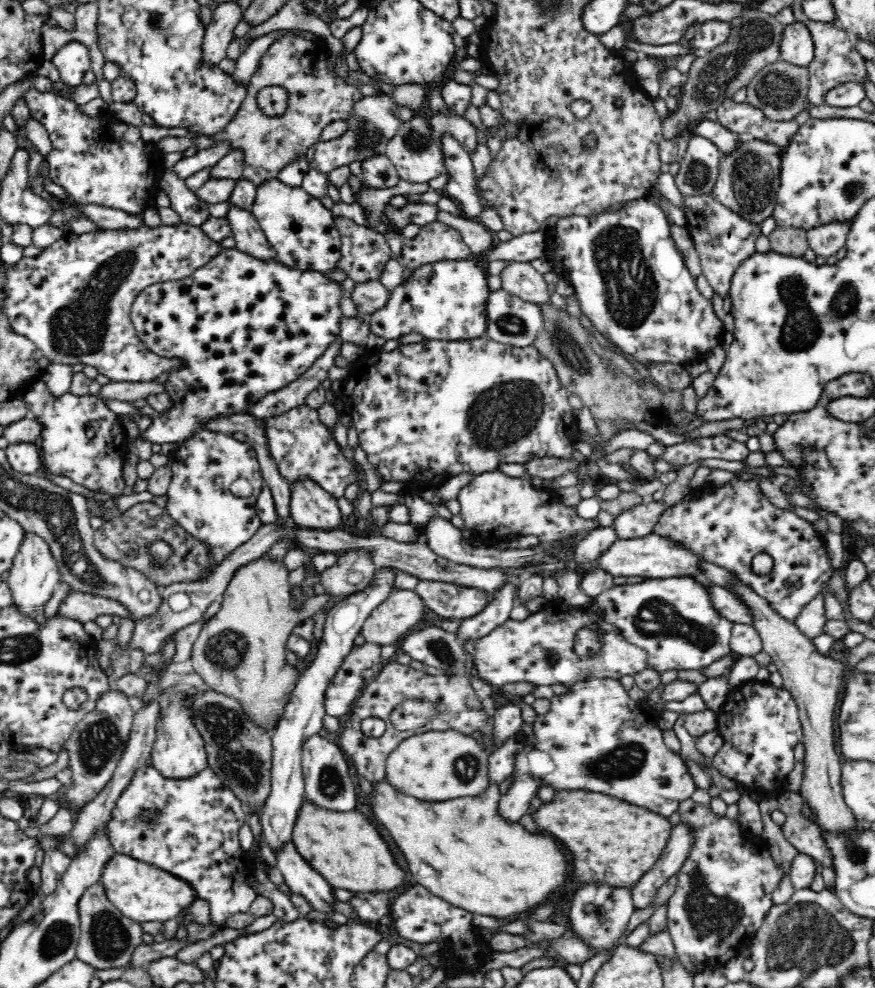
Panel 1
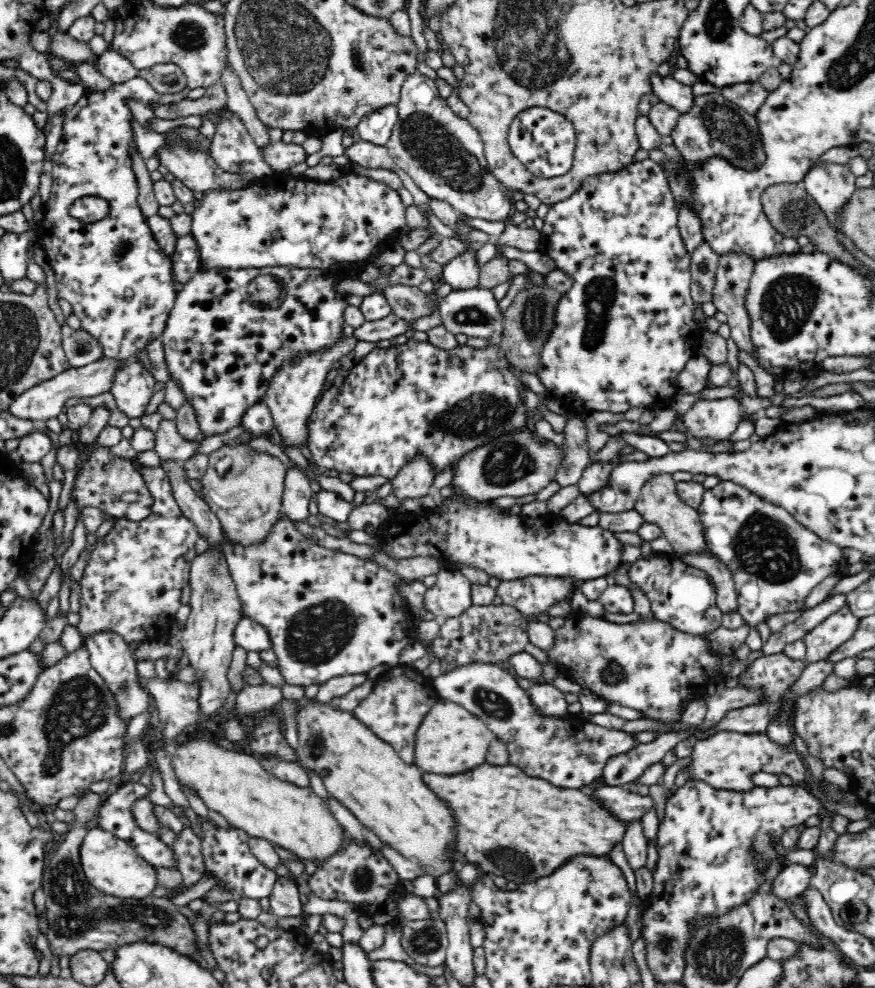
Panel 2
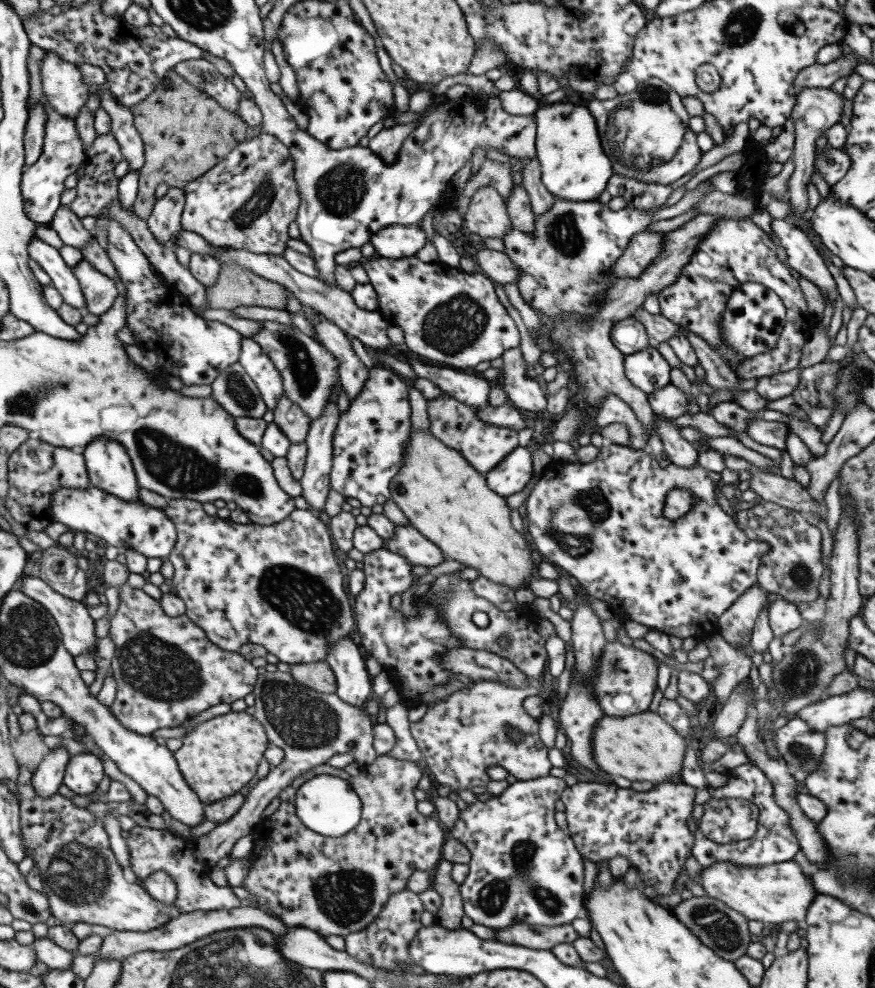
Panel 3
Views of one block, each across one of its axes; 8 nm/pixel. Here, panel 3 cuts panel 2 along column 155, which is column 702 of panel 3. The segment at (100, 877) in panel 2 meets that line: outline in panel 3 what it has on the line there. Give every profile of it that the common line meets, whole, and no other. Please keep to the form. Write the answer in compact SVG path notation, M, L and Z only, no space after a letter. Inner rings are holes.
M794 860L766 866L742 866L730 862L718 862L710 867L702 868L698 875L705 897L718 900L745 916L747 920L760 920L781 924L787 920L795 920L802 925L814 896L814 882L806 878Z

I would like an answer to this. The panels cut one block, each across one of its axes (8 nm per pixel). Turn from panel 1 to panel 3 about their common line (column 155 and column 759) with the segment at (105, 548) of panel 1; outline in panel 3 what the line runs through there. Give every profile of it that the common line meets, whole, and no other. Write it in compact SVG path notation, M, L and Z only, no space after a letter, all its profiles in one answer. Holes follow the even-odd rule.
M764 500L754 507L736 512L735 522L748 538L764 542L768 546L766 554L762 555L761 563L757 570L757 581L760 586L769 593L779 595L794 604L799 604L799 602L813 604L820 596L818 586L826 568L822 562L822 532L820 532L820 529L808 523L806 518L797 510L790 510Z

